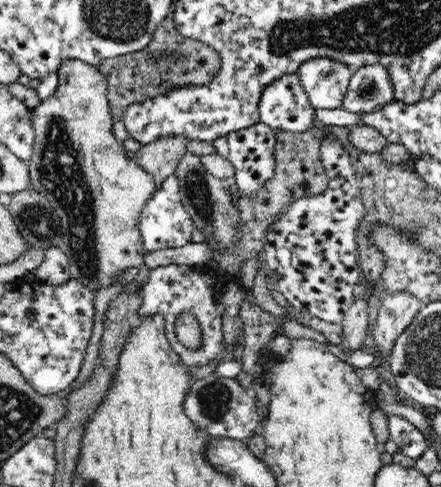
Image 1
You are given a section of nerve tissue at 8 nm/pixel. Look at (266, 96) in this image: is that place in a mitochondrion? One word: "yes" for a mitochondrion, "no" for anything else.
no

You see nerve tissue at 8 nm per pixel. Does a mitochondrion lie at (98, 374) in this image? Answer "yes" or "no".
no

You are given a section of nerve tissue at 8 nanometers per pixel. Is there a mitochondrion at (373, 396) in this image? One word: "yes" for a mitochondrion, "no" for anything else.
no

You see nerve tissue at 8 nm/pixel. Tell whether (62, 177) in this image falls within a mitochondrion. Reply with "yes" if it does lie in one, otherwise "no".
yes

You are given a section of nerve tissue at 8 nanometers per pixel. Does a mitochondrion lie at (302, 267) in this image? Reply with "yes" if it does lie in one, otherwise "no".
no

